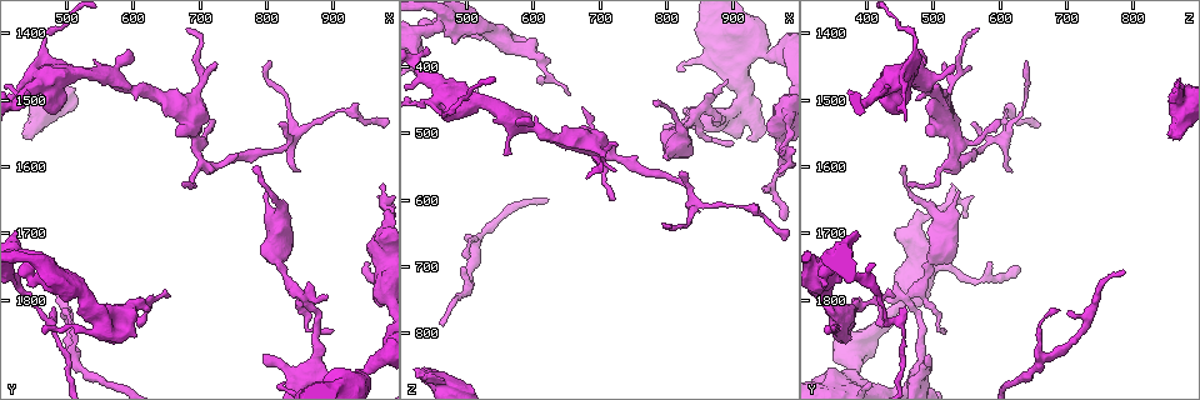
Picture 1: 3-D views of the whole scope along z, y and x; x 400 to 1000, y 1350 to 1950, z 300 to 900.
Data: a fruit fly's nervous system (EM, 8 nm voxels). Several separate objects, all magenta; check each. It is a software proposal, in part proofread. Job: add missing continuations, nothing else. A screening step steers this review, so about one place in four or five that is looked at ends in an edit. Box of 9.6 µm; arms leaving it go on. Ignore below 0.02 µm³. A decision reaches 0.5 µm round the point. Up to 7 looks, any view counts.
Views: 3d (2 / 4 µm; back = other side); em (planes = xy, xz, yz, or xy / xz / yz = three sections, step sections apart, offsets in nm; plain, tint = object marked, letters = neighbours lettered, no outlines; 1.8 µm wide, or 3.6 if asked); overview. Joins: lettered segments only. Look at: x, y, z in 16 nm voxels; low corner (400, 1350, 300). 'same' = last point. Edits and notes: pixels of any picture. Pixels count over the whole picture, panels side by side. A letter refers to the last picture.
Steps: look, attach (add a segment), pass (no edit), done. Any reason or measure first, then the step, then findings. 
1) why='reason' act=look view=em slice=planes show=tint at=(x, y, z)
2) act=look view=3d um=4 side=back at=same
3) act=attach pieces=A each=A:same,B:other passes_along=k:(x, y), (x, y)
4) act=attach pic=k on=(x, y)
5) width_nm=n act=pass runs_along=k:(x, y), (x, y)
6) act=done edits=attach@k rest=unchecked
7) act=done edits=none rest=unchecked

why='free end' act=look view=3d um=4 at=(555, 1450, 530)

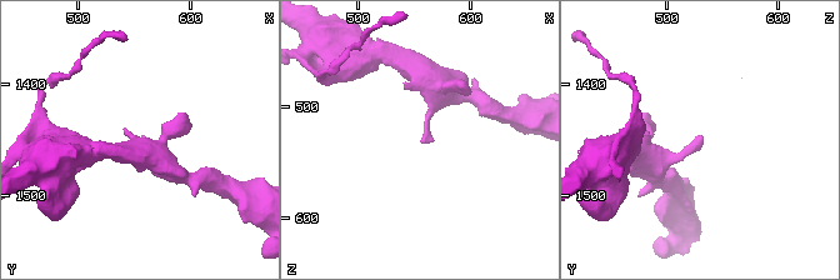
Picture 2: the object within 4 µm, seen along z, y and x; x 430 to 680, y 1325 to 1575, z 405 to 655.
why='shape alone is not enough' act=look view=em slice=xz step=8 show=letters at=(556, 1448, 534)

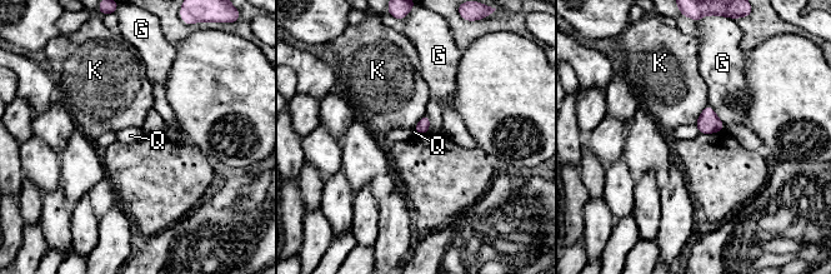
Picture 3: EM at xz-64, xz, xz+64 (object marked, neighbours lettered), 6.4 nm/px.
act=look view=em slice=planes show=letters at=same

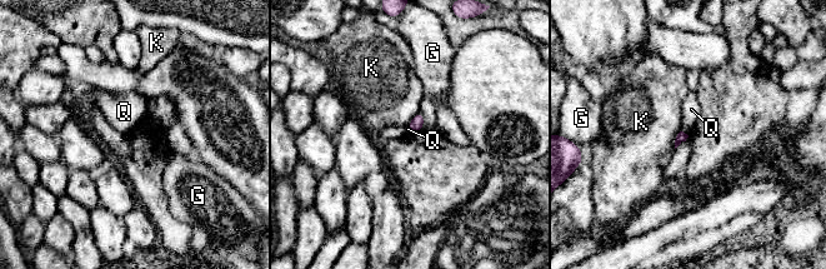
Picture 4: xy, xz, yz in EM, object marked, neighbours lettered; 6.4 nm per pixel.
act=pass each=G:other,K:other,Q:other border=4:(681, 130), (687, 135) found='none of them fits'

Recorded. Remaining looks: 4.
why='thick turns thin' act=look view=em um=3.6 slice=yz step=4 show=letters at=(460, 1470, 450)

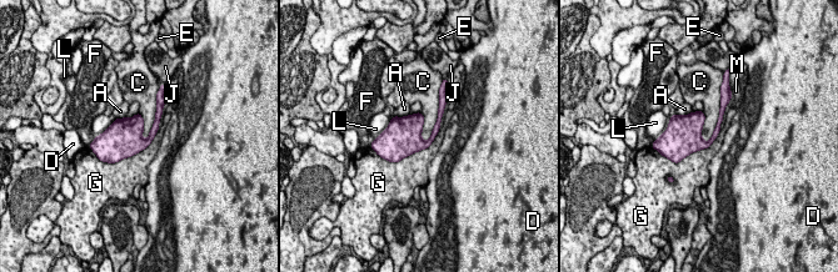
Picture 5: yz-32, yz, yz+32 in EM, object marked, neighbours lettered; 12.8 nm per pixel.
longest_contact=G:850nm act=pass each=A:other,C:other,D:other,E:other,F:other,G:other,J:other,L:other,M:other border=5:(439, 99), (435, 125), (424, 141) found='none of them fits'

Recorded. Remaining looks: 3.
why='thick turns thin' act=look view=em slice=yz step=8 show=letters at=(700, 1560, 540)

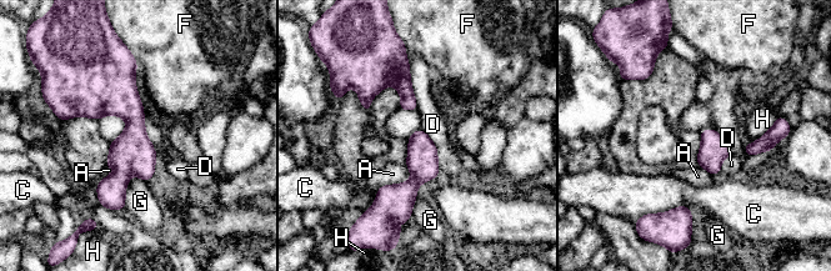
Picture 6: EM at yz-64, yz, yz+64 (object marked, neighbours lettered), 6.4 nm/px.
why='cut it another way' act=look view=em slice=planes show=letters at=same

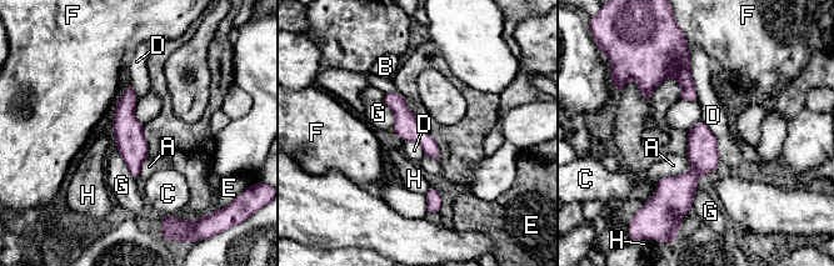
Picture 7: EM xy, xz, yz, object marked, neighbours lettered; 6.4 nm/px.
longest_contact=D:380nm act=pass each=A:other,B:other,C:other,D:other,E:other,F:other,G:other,H:other border=7:(684, 44), (698, 99) found='none of them fits'

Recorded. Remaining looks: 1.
act=done edits=none rest=unchecked

